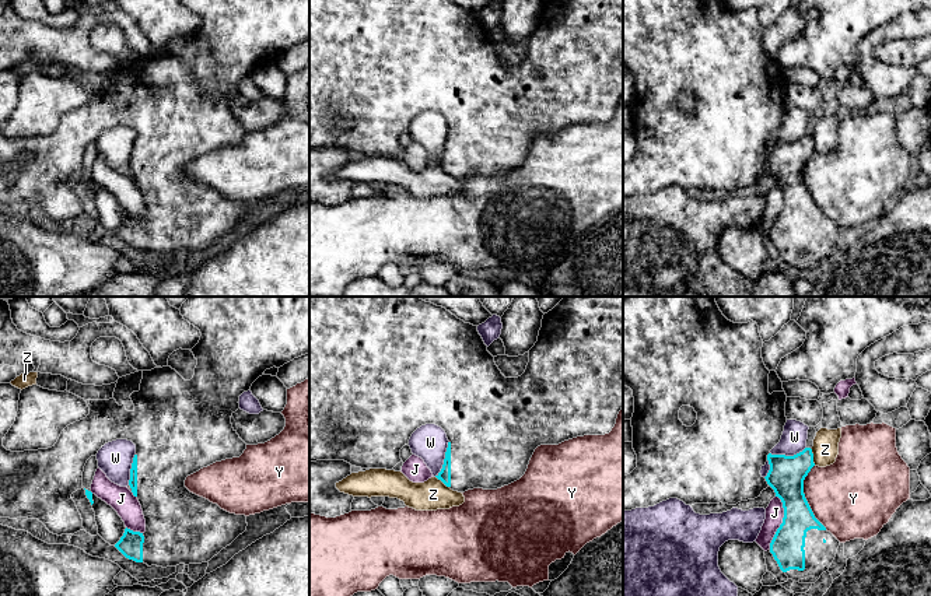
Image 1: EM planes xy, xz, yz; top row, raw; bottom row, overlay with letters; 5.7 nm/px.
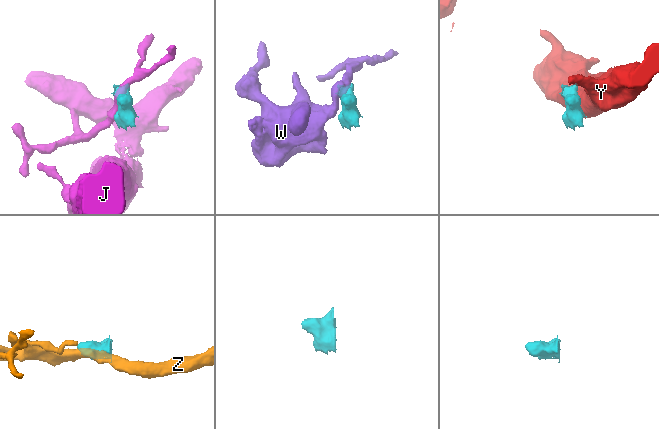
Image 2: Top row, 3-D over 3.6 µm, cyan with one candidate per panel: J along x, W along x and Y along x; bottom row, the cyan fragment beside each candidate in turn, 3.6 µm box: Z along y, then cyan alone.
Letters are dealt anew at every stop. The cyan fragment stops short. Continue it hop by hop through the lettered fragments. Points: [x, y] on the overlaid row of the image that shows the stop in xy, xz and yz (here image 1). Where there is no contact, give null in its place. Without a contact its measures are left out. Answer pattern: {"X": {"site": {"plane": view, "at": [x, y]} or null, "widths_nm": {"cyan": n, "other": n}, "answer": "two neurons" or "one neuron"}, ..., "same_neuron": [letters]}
{"J": {"site": {"plane": "yz", "at": [783, 522]}, "widths_nm": {"cyan": 190, "other": 110}, "answer": "two neurons"}, "W": {"site": {"plane": "xz", "at": [444, 459]}, "widths_nm": {"cyan": 70, "other": 200}, "answer": "two neurons"}, "Y": {"site": {"plane": "yz", "at": [804, 497]}, "widths_nm": {"cyan": 200, "other": 420}, "answer": "two neurons"}, "Z": {"site": {"plane": "yz", "at": [812, 458]}, "widths_nm": {"cyan": 200, "other": 150}, "answer": "two neurons"}, "same_neuron": []}

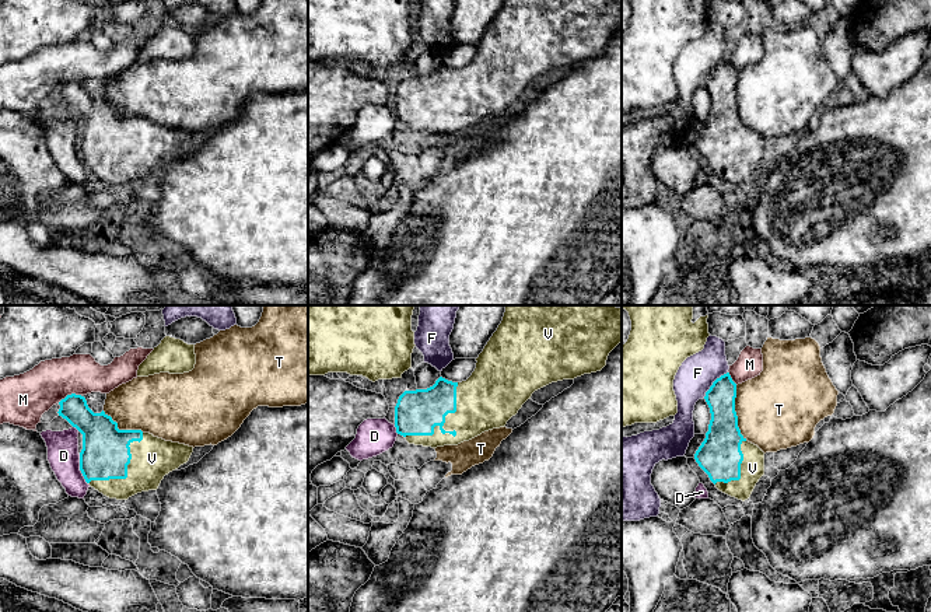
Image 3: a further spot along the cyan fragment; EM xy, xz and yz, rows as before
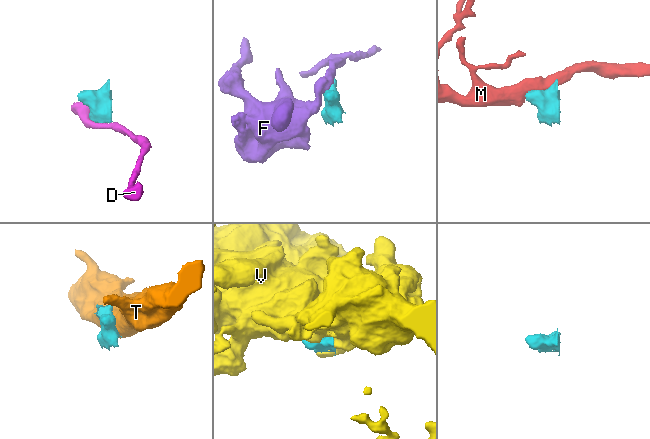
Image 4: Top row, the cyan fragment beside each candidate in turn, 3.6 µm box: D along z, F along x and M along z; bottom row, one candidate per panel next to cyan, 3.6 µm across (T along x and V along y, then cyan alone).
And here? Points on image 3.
{"D": {"site": {"plane": "xy", "at": [80, 469]}, "widths_nm": {"cyan": 280, "other": 180}, "answer": "two neurons"}, "F": {"site": {"plane": "yz", "at": [713, 383]}, "widths_nm": {"cyan": 160, "other": 200}, "answer": "two neurons"}, "M": {"site": {"plane": "xy", "at": [69, 395]}, "widths_nm": {"cyan": 190, "other": 280}, "answer": "two neurons"}, "T": {"site": {"plane": "yz", "at": [735, 412]}, "widths_nm": {"cyan": 240, "other": 460}, "answer": "two neurons"}, "V": {"site": {"plane": "xz", "at": [444, 422]}, "widths_nm": {"cyan": 260, "other": 300}, "answer": "one neuron"}, "same_neuron": ["V"]}

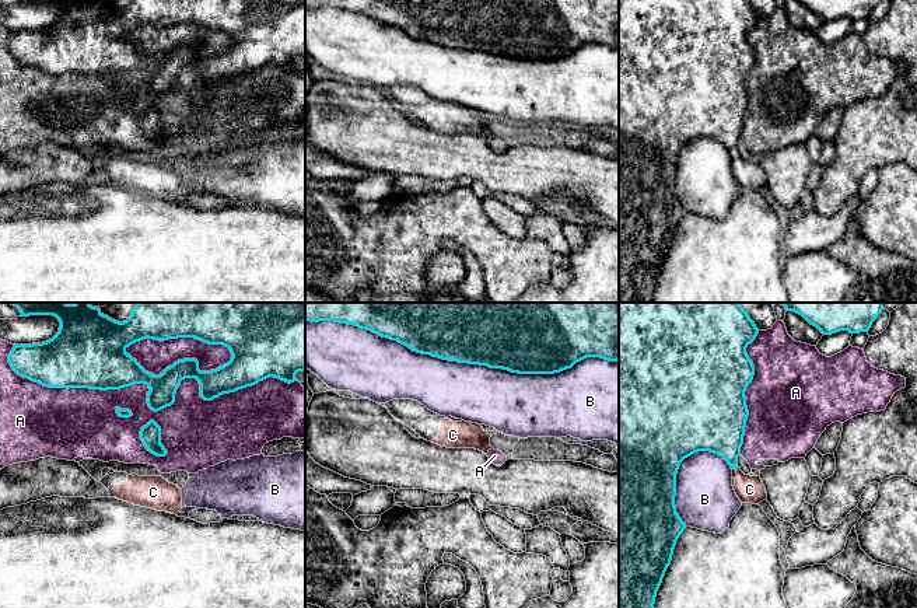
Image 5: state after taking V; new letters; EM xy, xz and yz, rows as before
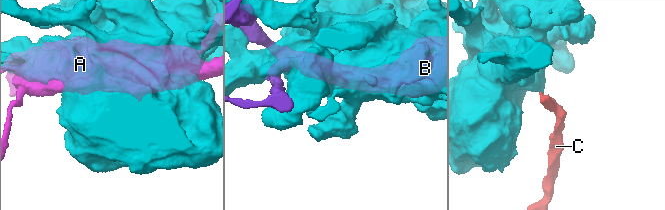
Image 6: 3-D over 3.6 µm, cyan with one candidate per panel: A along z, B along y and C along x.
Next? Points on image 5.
{"A": {"site": {"plane": "xy", "at": [151, 409]}, "widths_nm": {"cyan": 160, "other": 360}, "answer": "two neurons"}, "B": {"site": {"plane": "xz", "at": [462, 362]}, "widths_nm": {"cyan": 500, "other": 320}, "answer": "two neurons"}, "C": {"site": {"plane": "yz", "at": [735, 467]}, "widths_nm": {"cyan": 300, "other": 160}, "answer": "two neurons"}, "same_neuron": []}

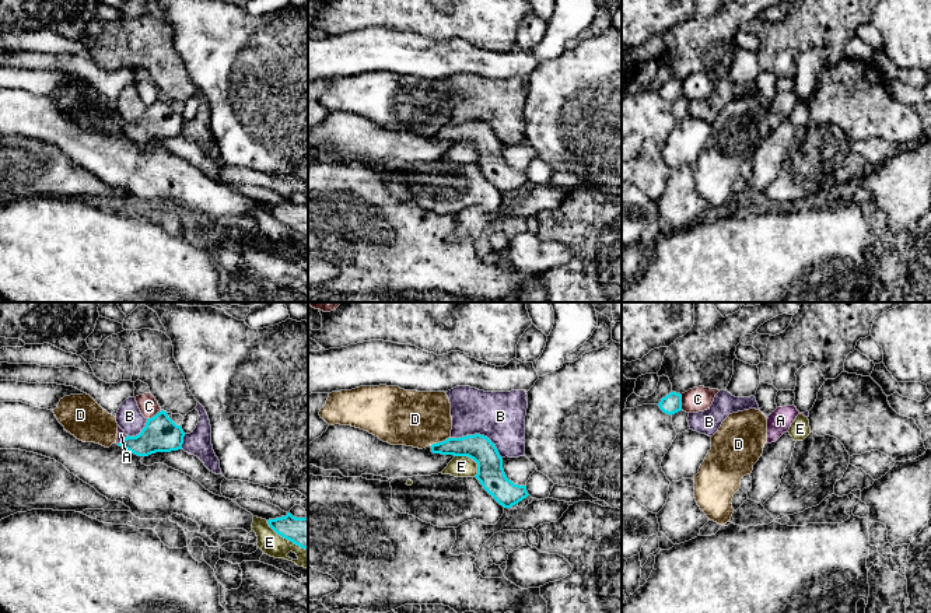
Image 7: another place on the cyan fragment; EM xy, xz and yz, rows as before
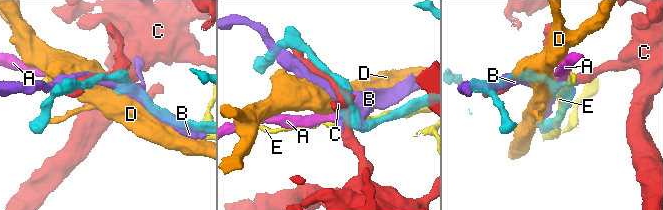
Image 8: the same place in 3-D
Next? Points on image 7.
{"A": {"site": {"plane": "xy", "at": [122, 440]}, "widths_nm": {"cyan": 200, "other": 50}, "answer": "one neuron"}, "B": {"site": {"plane": "xz", "at": [479, 434]}, "widths_nm": {"cyan": 160, "other": 280}, "answer": "two neurons"}, "C": {"site": {"plane": "yz", "at": [681, 402]}, "widths_nm": {"cyan": 110, "other": 140}, "answer": "two neurons"}, "D": {"site": {"plane": "xz", "at": [440, 442]}, "widths_nm": {"cyan": 150, "other": 320}, "answer": "two neurons"}, "E": {"site": {"plane": "xy", "at": [286, 538]}, "widths_nm": {"cyan": 180, "other": 140}, "answer": "two neurons"}, "same_neuron": ["A"]}

